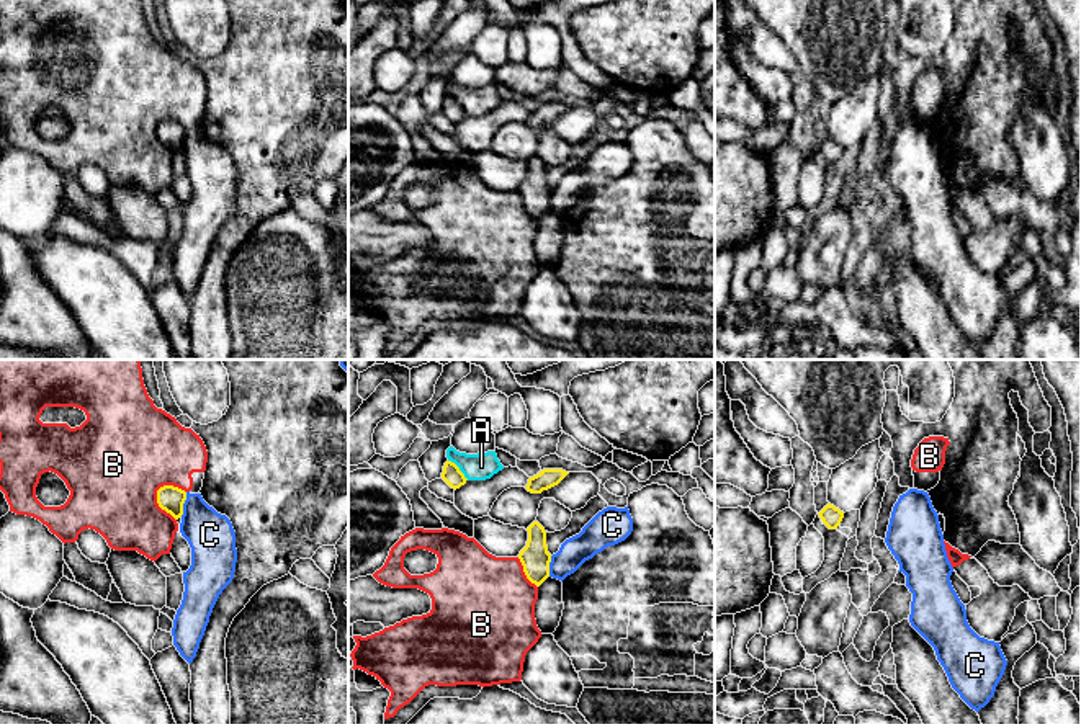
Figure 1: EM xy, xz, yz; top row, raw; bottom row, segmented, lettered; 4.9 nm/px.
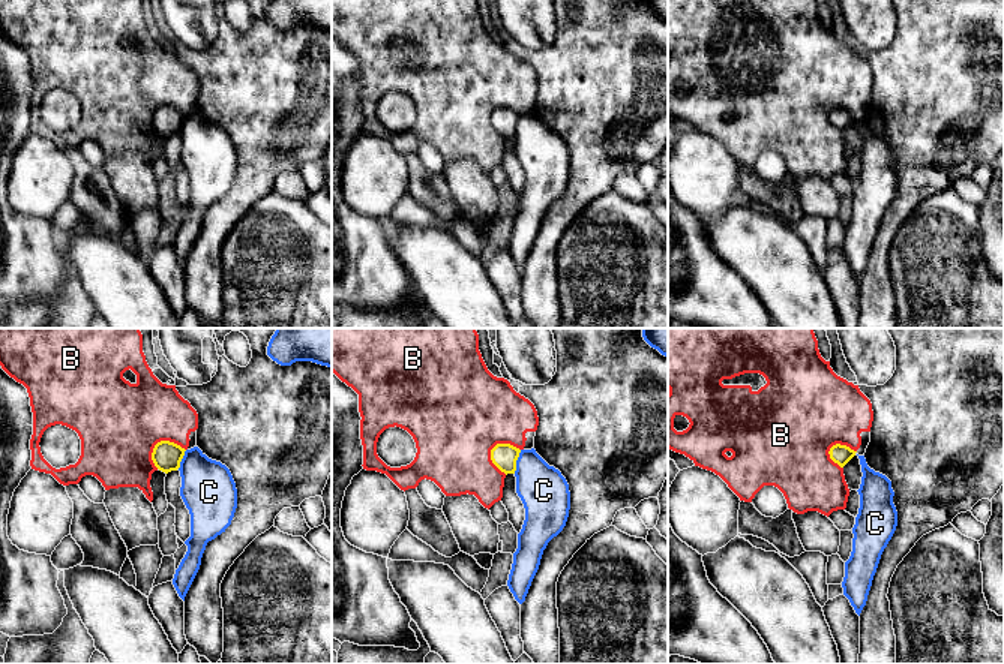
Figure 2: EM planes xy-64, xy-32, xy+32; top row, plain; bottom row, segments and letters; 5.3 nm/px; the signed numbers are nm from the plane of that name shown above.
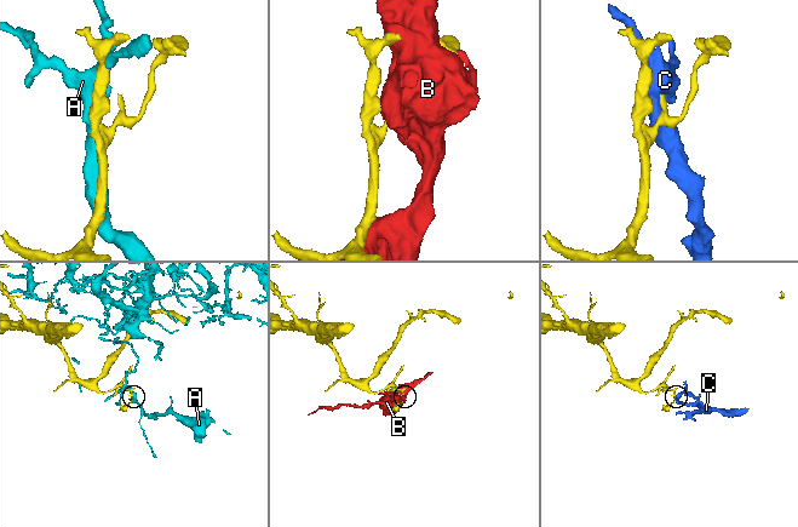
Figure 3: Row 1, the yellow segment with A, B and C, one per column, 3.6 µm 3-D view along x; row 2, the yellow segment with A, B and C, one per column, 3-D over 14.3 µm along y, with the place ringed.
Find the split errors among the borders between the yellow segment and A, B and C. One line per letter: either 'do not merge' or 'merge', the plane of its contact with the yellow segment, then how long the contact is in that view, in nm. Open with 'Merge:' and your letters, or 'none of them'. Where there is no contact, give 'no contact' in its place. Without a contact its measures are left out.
Merge: none of them
A: do not merge; meets yellow in xz; contact 140 nm long
B: do not merge; meets yellow in xy; contact 190 nm long
C: do not merge; meets yellow in xy; contact 120 nm long

